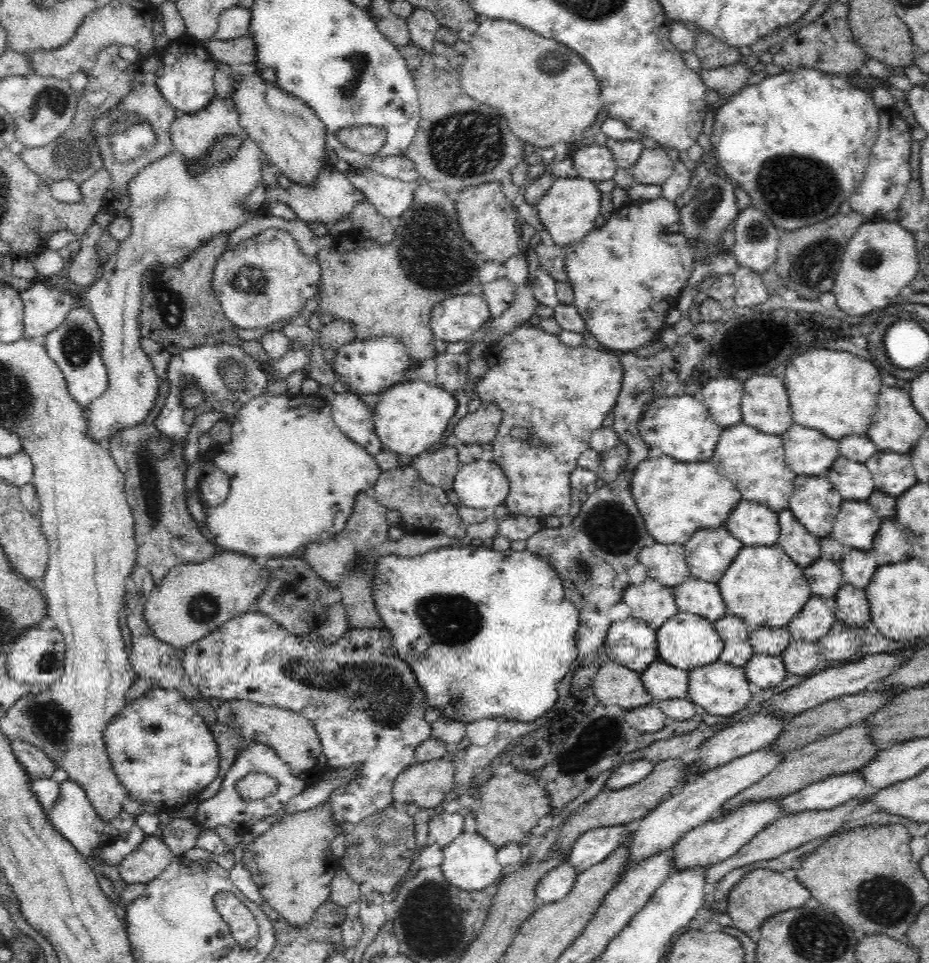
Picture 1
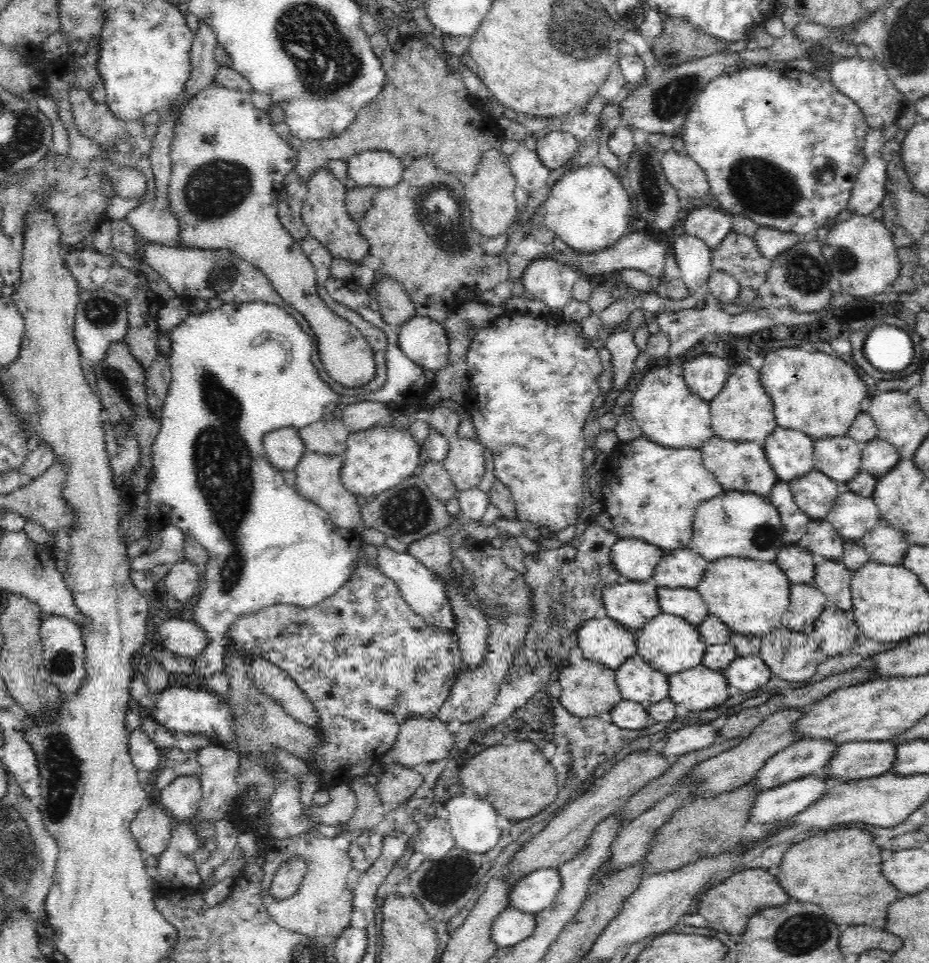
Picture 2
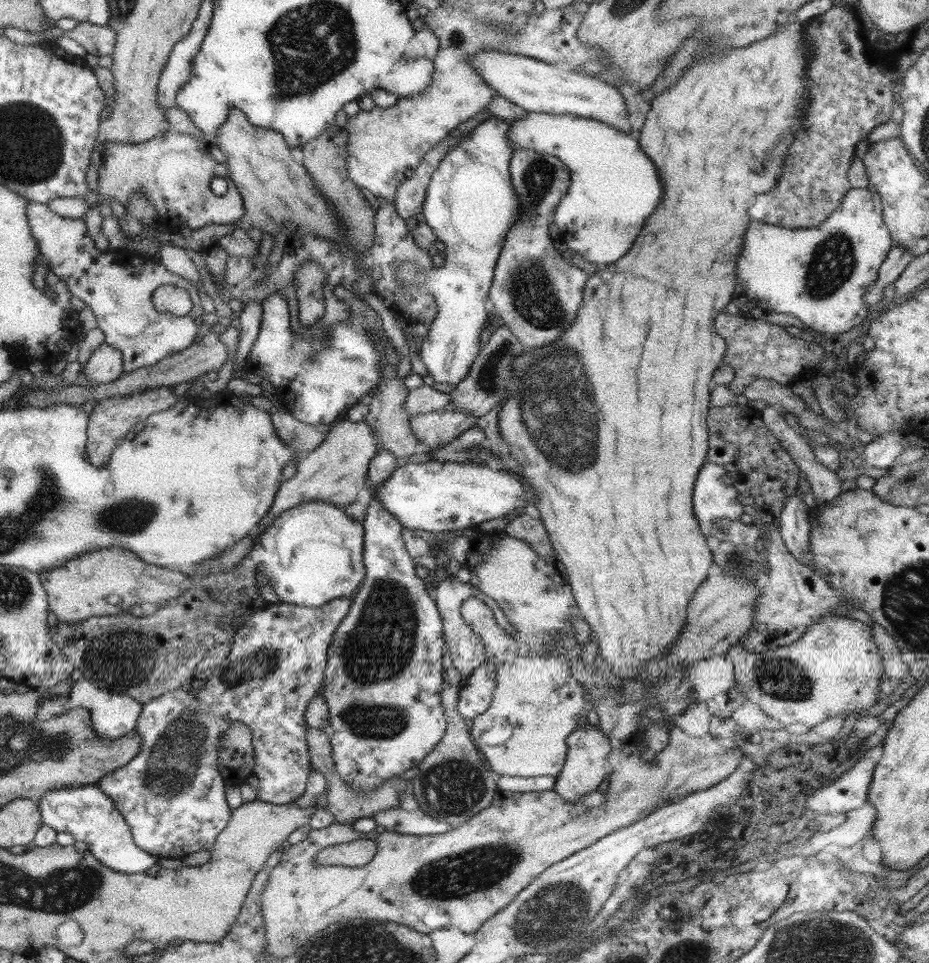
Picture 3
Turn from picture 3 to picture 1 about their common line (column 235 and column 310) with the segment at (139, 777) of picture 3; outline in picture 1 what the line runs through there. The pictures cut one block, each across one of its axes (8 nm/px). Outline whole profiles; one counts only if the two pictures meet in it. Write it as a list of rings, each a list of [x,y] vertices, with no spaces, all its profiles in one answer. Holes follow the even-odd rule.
[[[250,610],[235,615],[234,618],[231,618],[218,626],[214,632],[210,632],[210,634],[207,634],[204,638],[201,638],[188,646],[184,652],[183,665],[192,686],[200,691],[200,694],[204,699],[220,699],[224,701],[246,699],[268,706],[287,708],[304,715],[308,720],[313,722],[313,725],[317,730],[317,734],[319,735],[322,744],[323,754],[327,758],[329,769],[350,768],[350,766],[354,766],[356,763],[361,763],[361,767],[356,770],[355,779],[350,780],[349,783],[335,789],[328,798],[333,808],[333,824],[335,824],[334,830],[336,834],[342,832],[345,833],[350,826],[359,823],[366,817],[378,812],[378,810],[384,810],[384,808],[392,805],[394,801],[392,786],[394,786],[396,777],[407,766],[410,766],[415,762],[418,746],[431,737],[431,724],[424,719],[424,714],[426,714],[426,710],[428,710],[429,707],[426,695],[424,694],[422,687],[418,684],[413,670],[407,665],[405,660],[402,660],[399,657],[399,654],[395,649],[395,644],[393,643],[391,630],[388,630],[387,628],[380,628],[380,630],[376,628],[370,630],[364,628],[349,628],[342,638],[338,638],[336,642],[328,642],[328,644],[326,644],[319,639],[317,632],[310,632],[310,634],[302,634],[302,636],[298,636],[297,634],[288,632],[273,618],[258,613],[257,611]]]

